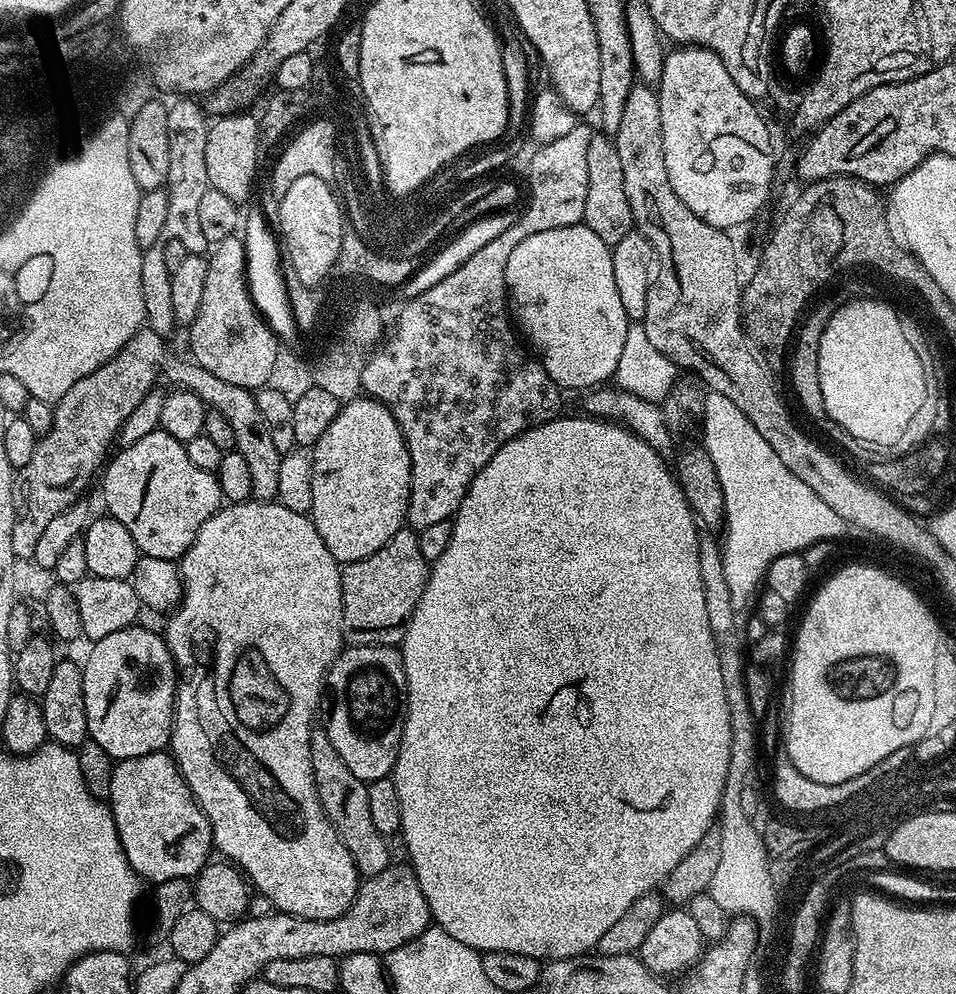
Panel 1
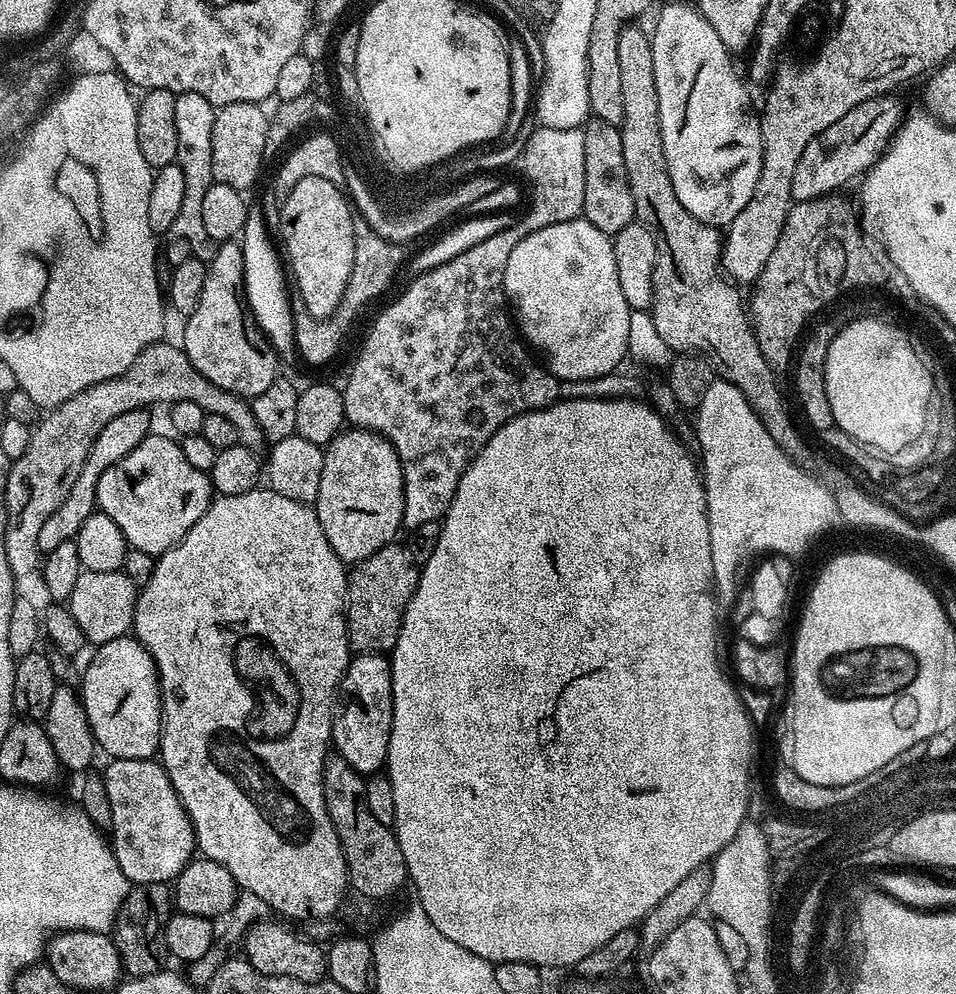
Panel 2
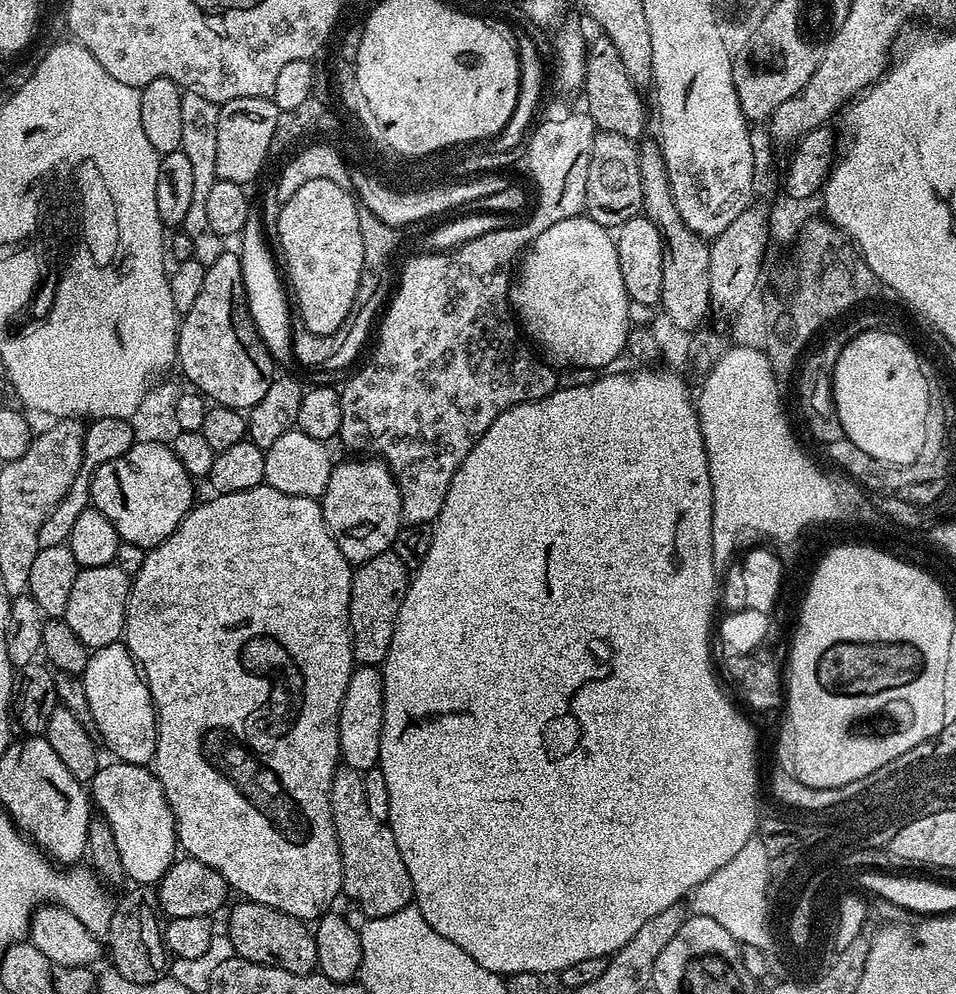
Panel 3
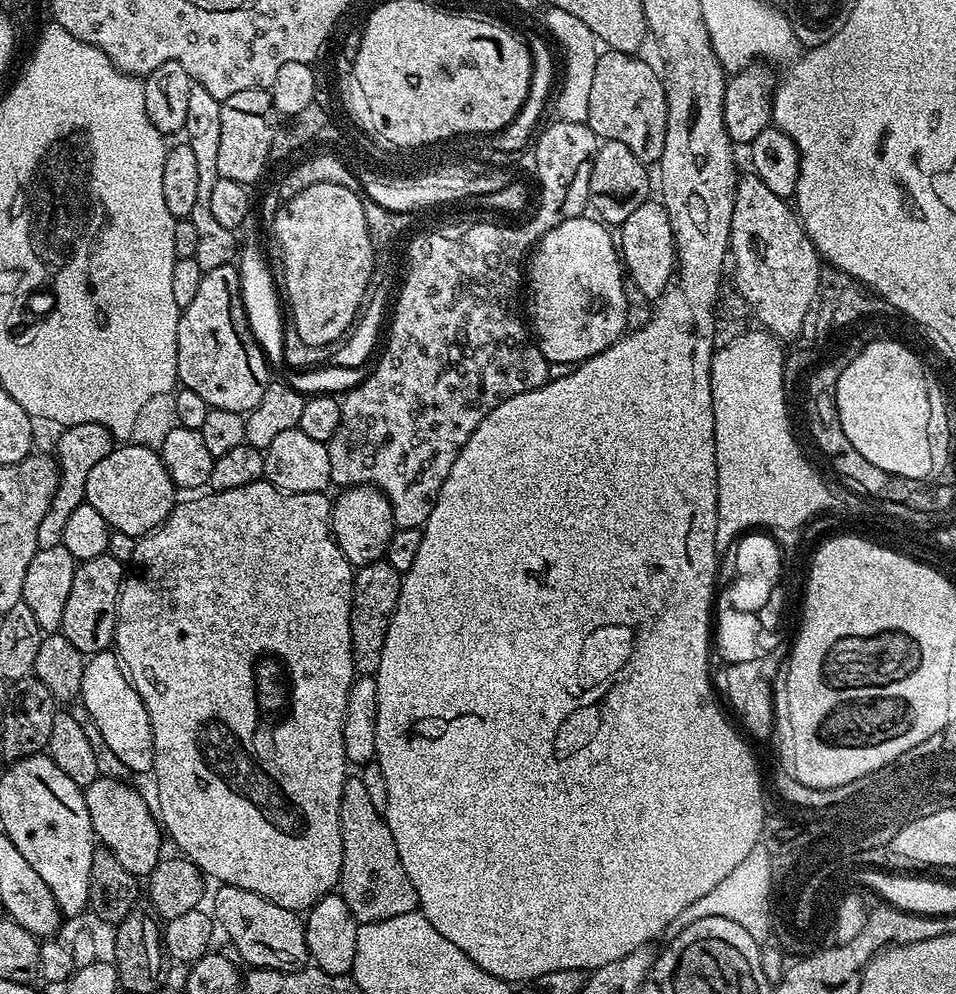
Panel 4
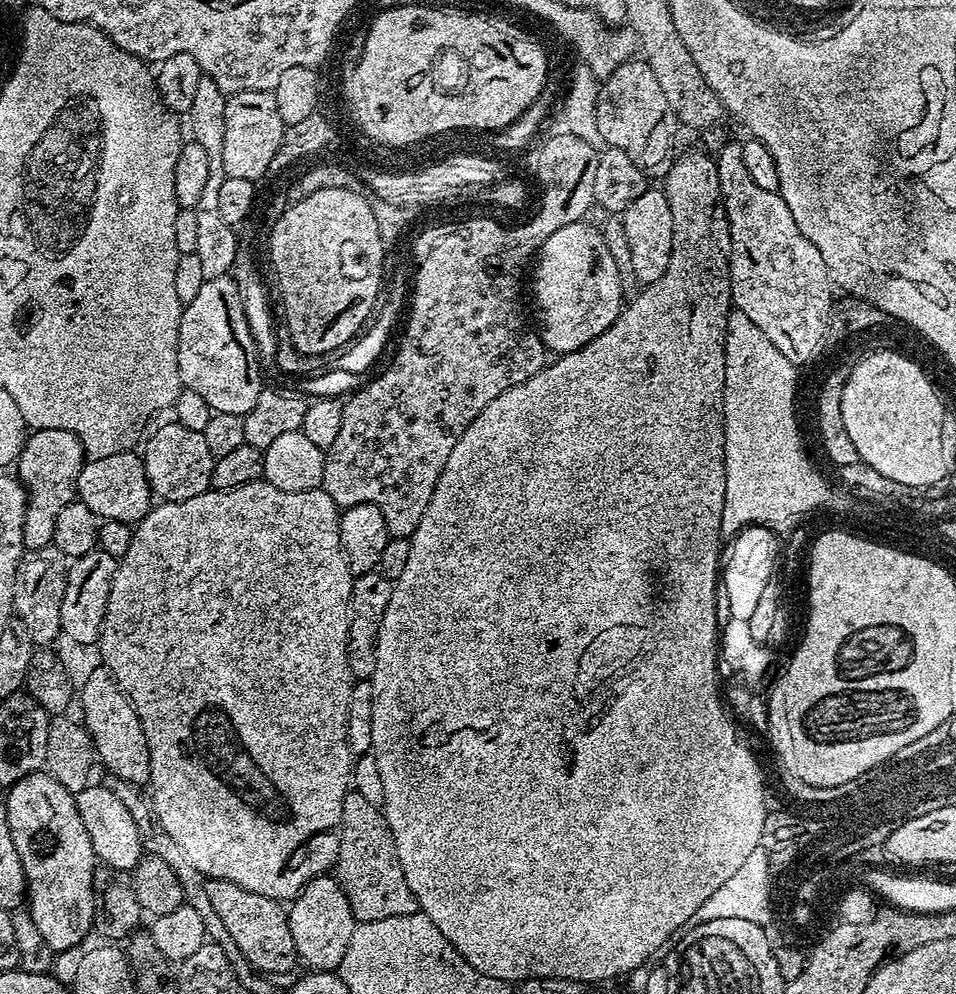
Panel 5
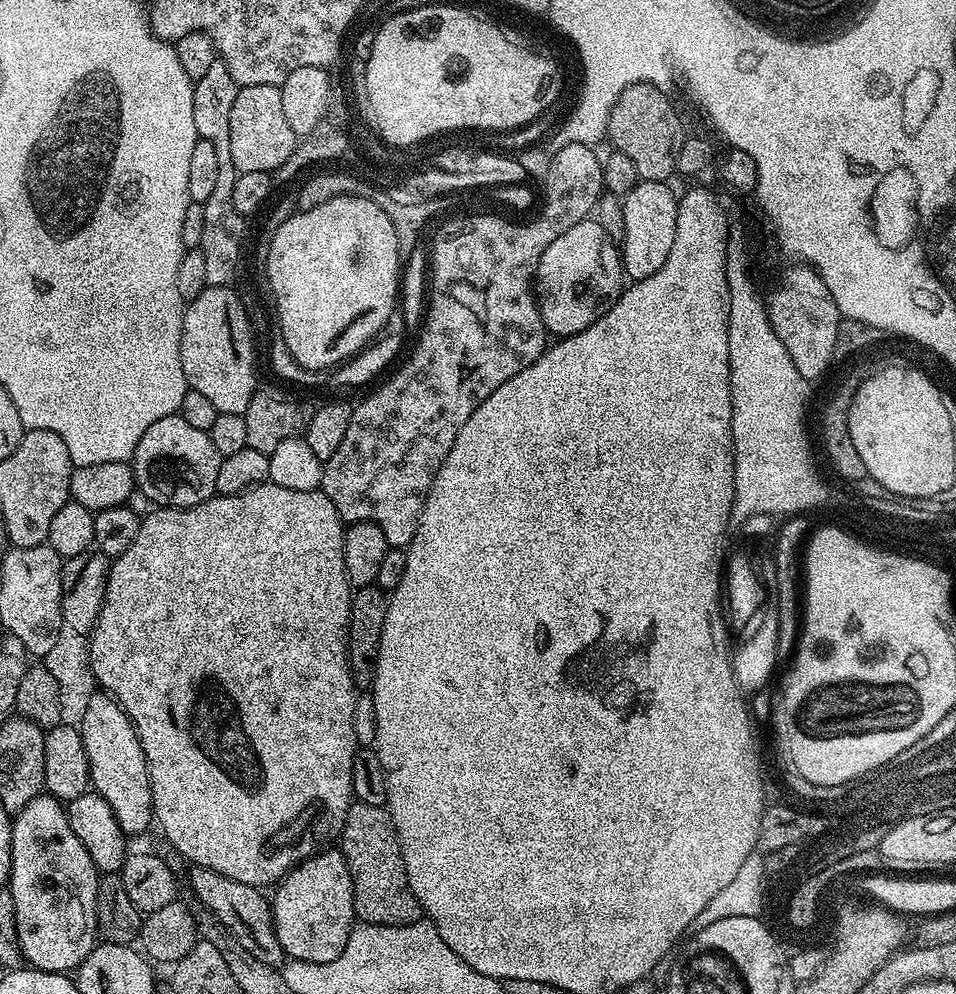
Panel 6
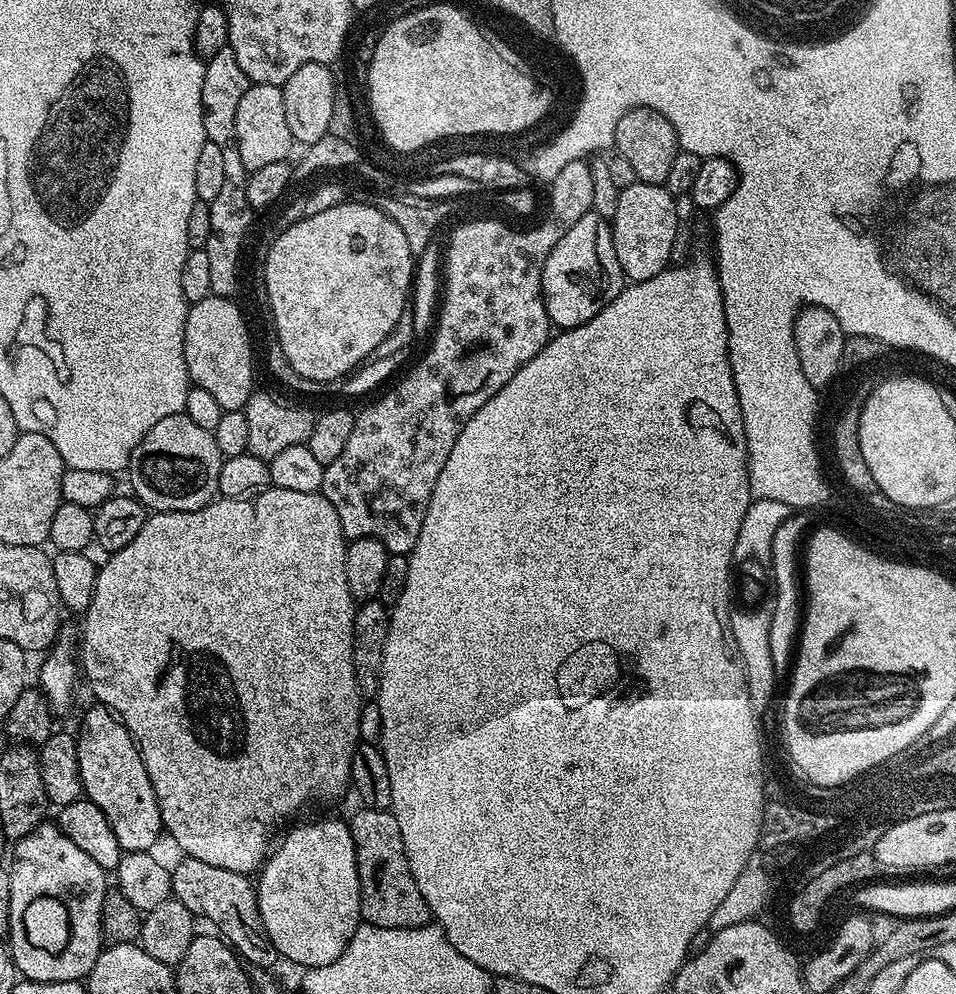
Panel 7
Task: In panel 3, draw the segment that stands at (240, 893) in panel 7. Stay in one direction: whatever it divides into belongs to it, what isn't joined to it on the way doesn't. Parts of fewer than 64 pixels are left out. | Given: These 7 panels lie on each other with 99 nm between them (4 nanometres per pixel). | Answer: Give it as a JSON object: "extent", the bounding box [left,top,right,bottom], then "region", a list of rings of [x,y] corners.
{"extent":[228,903,317,976],"region":[[[240,903],[244,904],[234,905],[228,916],[228,940],[239,959],[281,968],[299,976],[317,971],[316,938],[313,929],[305,921],[265,904]]]}

